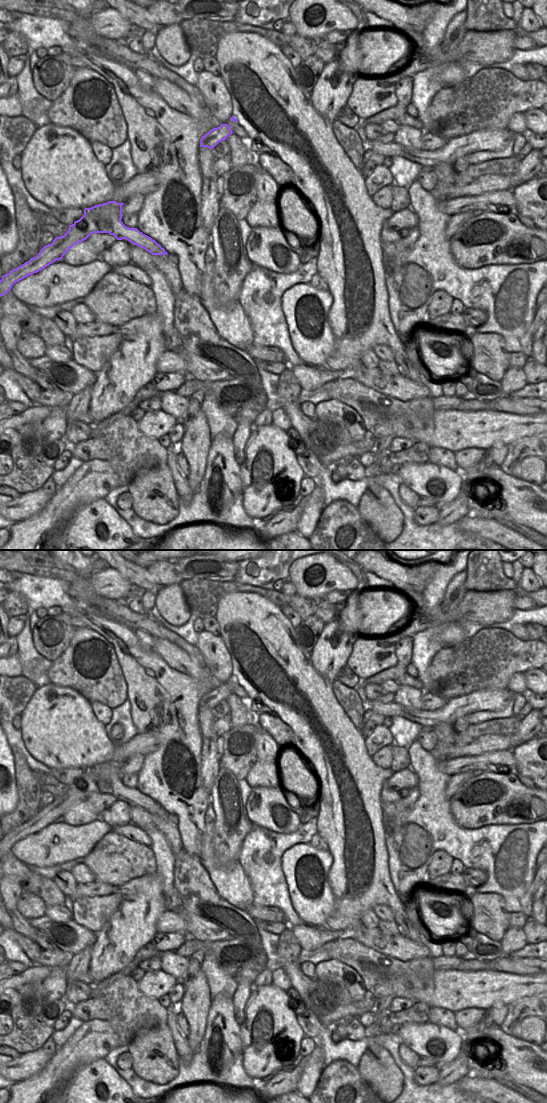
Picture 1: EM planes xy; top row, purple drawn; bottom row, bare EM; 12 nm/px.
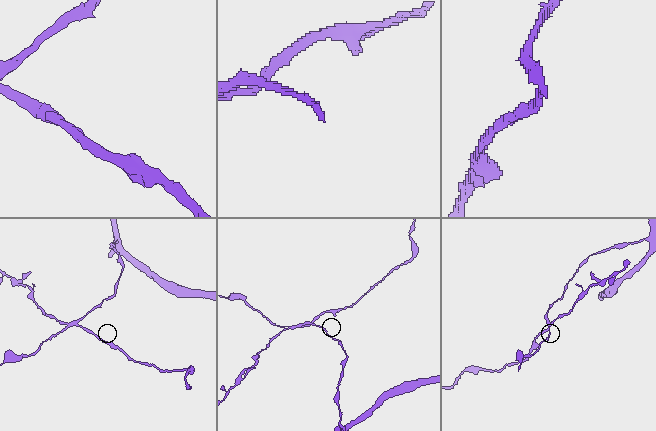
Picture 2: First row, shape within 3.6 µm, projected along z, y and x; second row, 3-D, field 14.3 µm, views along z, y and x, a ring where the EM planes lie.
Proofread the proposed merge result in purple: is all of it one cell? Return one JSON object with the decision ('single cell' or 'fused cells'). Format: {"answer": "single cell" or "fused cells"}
{"answer": "fused cells"}

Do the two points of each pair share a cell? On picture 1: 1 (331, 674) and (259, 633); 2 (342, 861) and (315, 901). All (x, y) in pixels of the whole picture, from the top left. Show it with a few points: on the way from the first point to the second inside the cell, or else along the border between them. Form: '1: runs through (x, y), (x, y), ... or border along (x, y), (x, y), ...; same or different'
1: border along (309, 655), (311, 665), (328, 680); different
2: border along (332, 858), (328, 874), (328, 884), (335, 904); different

